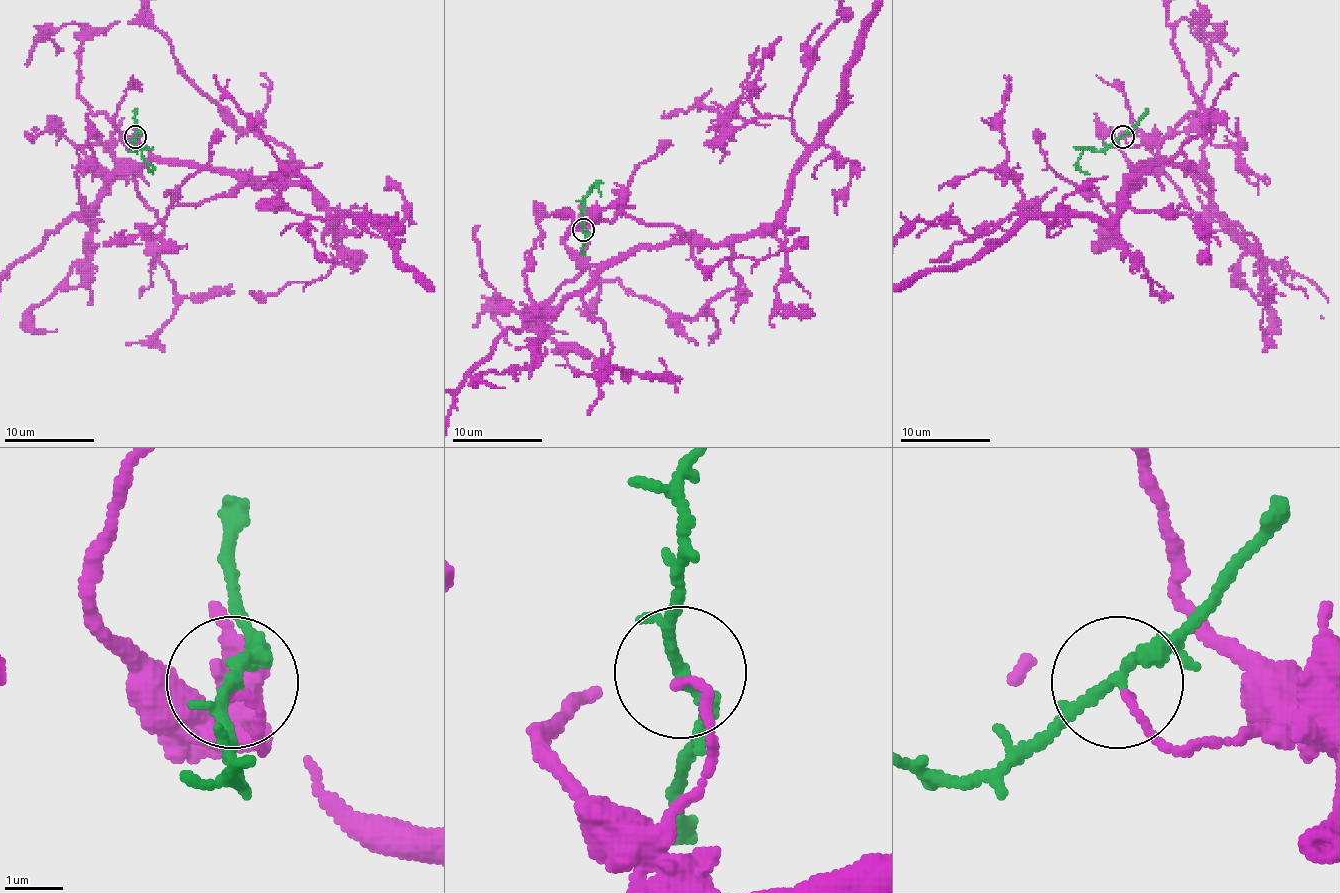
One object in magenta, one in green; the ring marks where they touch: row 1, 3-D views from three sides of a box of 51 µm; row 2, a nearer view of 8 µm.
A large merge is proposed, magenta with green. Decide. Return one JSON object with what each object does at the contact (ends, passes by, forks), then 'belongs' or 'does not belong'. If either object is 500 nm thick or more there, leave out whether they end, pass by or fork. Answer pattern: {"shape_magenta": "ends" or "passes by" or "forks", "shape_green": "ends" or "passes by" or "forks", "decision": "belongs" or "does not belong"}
{"shape_magenta": "ends", "shape_green": "forks", "decision": "belongs"}

